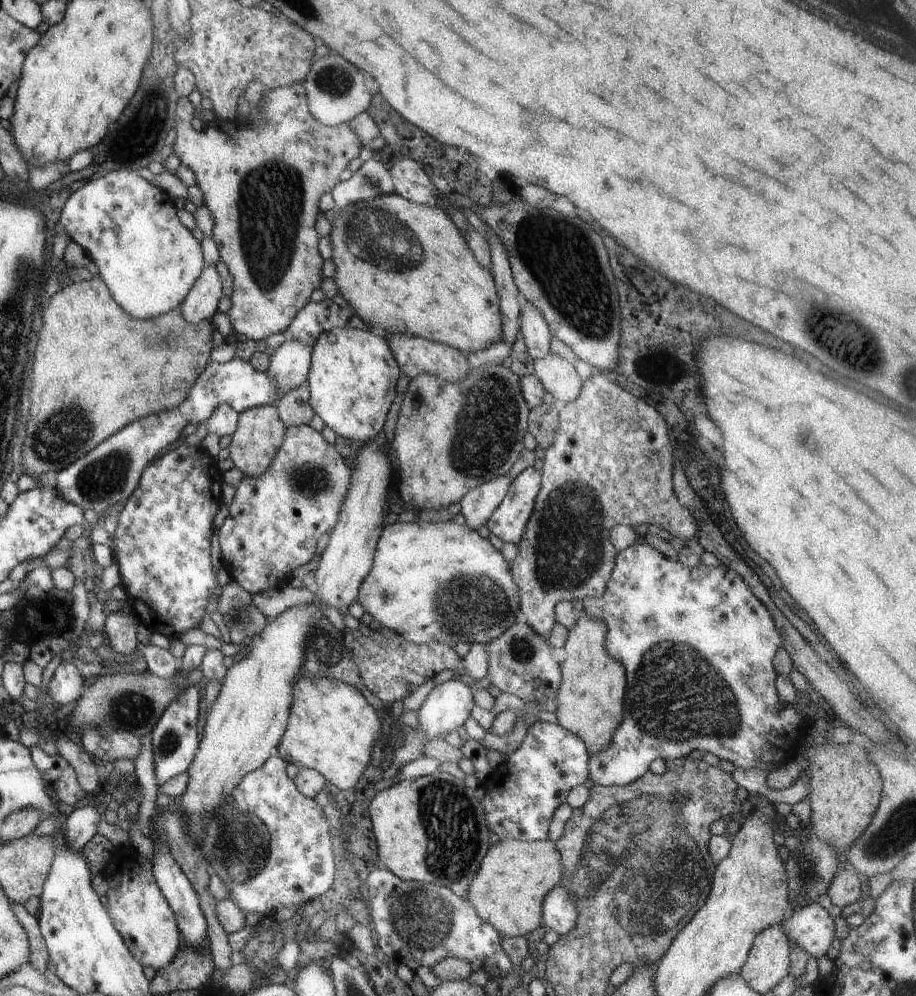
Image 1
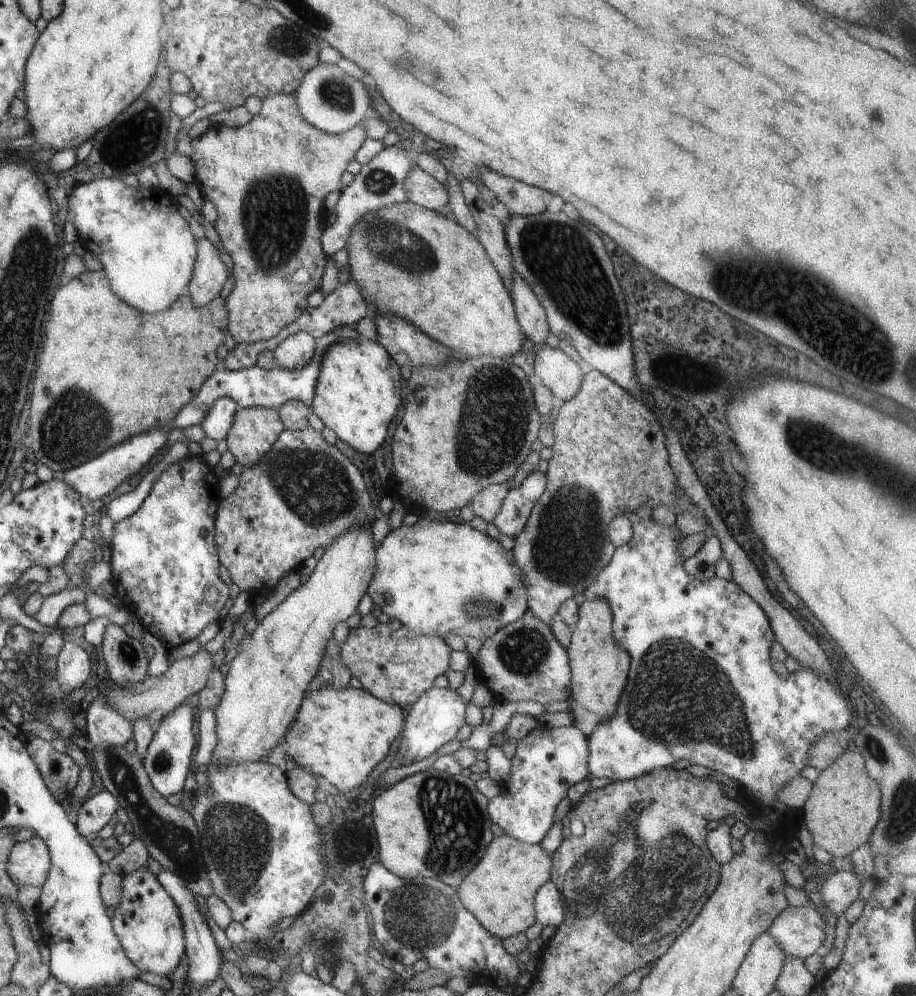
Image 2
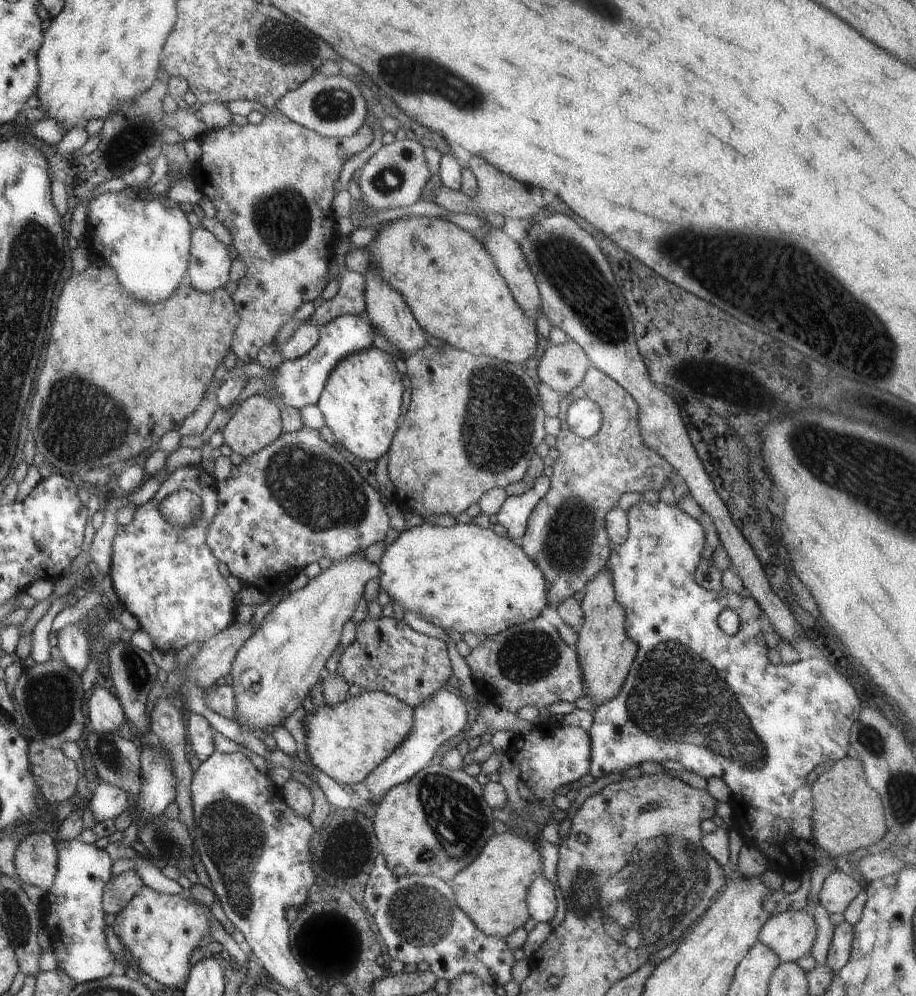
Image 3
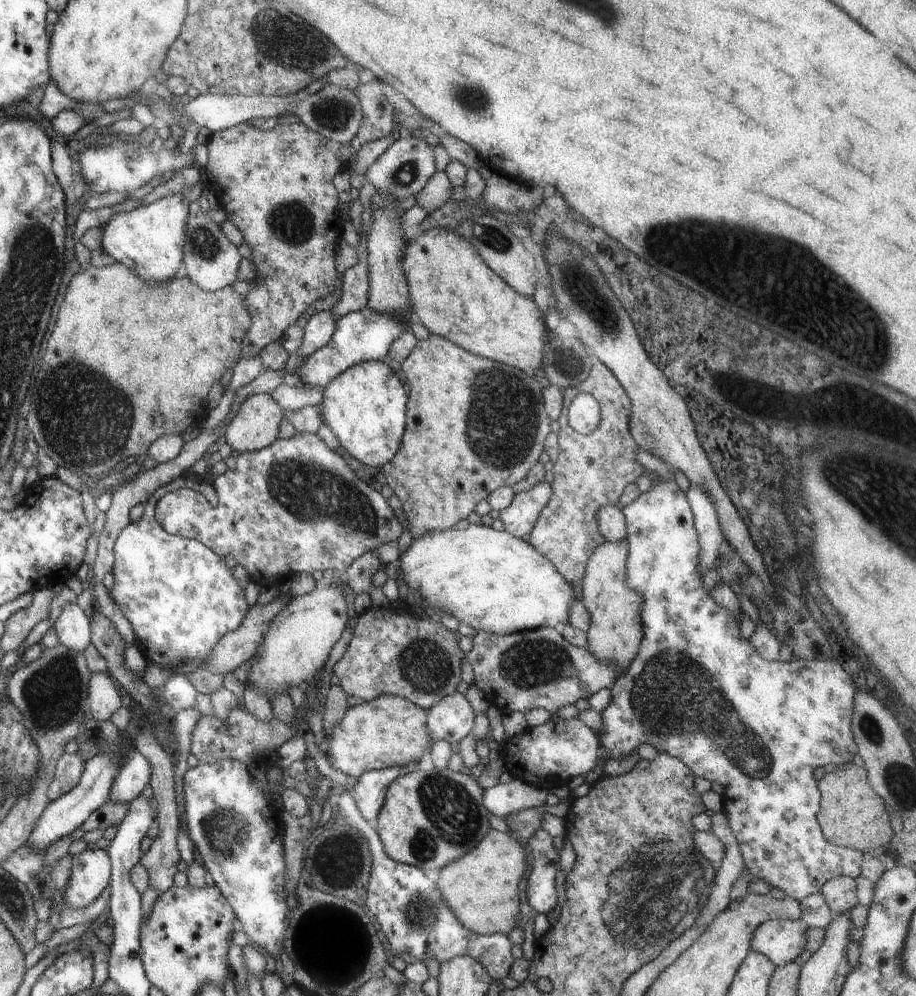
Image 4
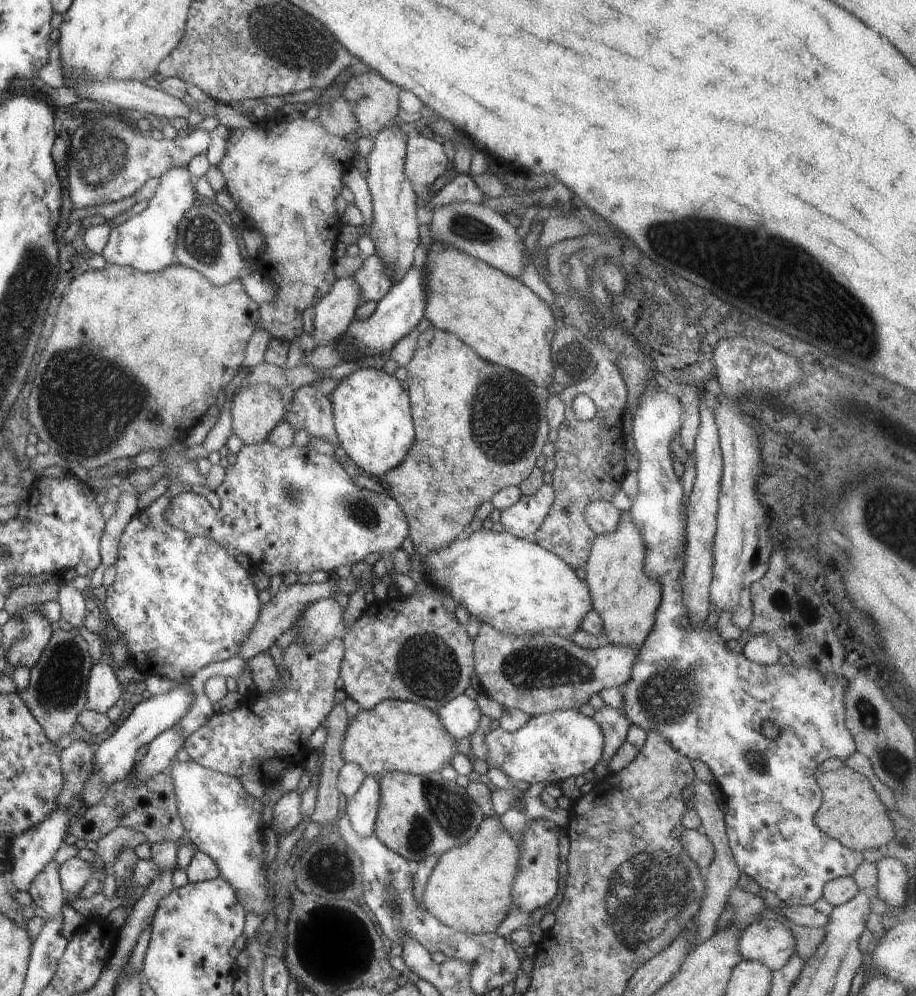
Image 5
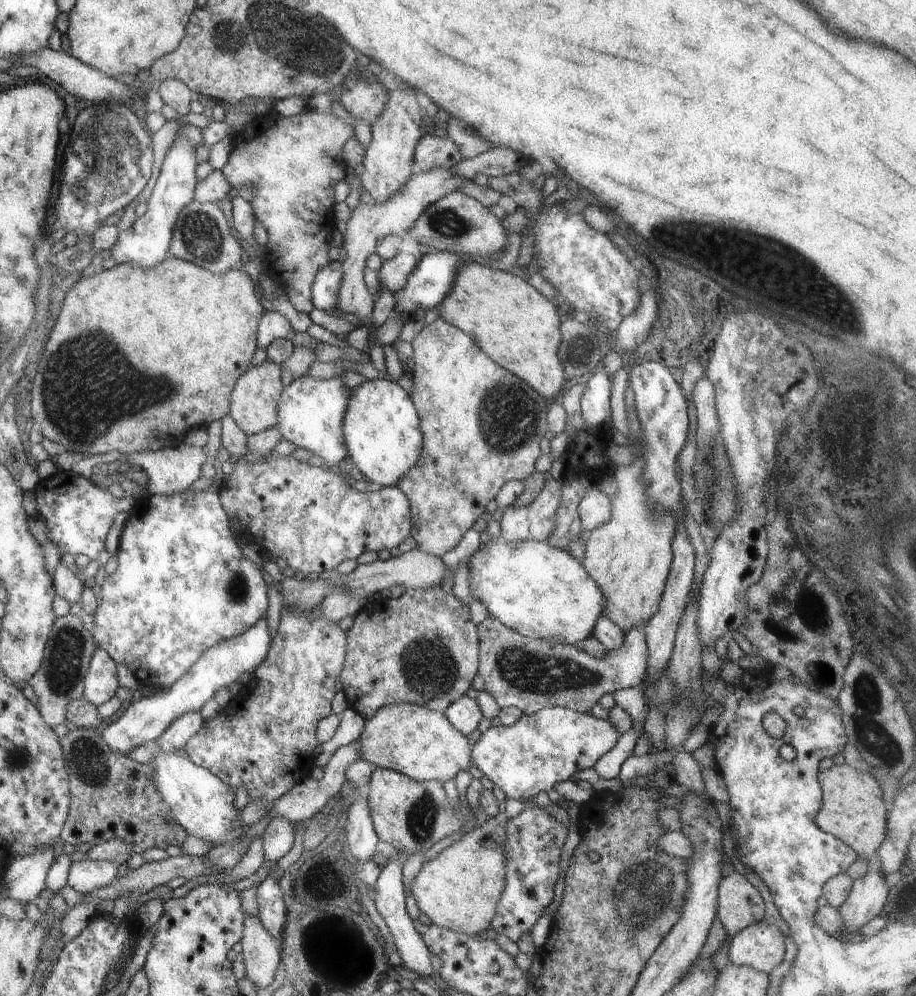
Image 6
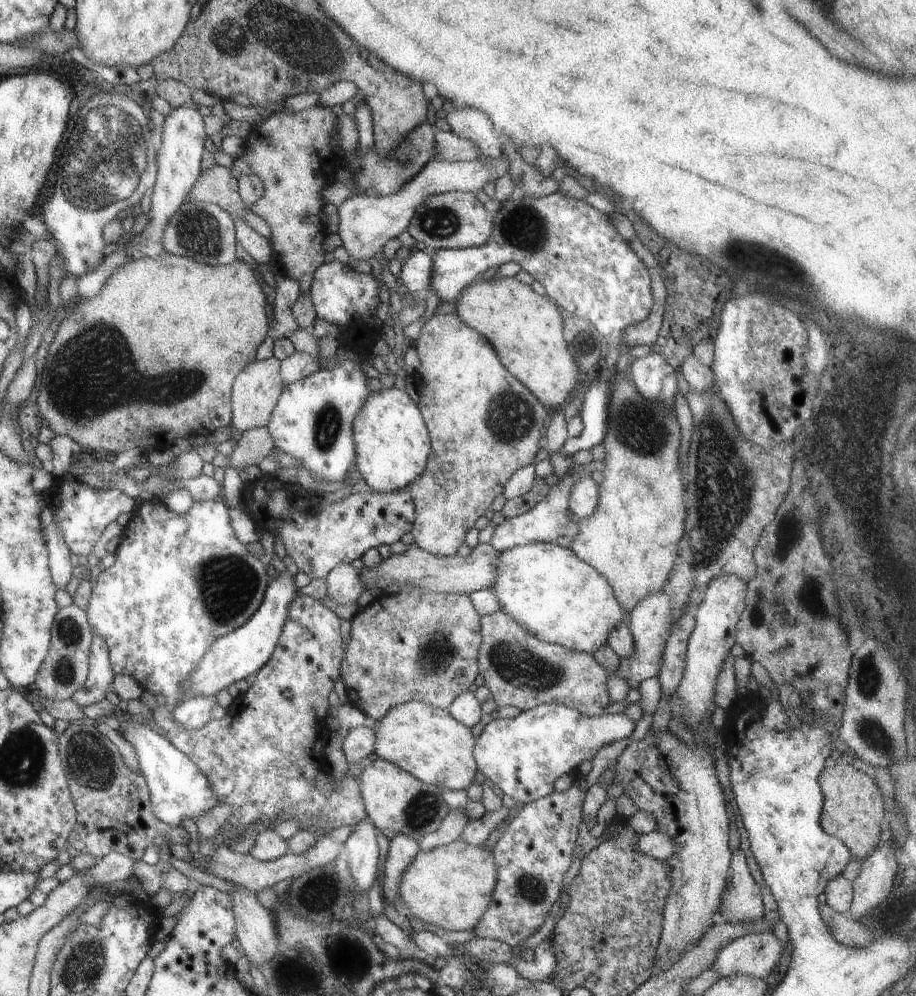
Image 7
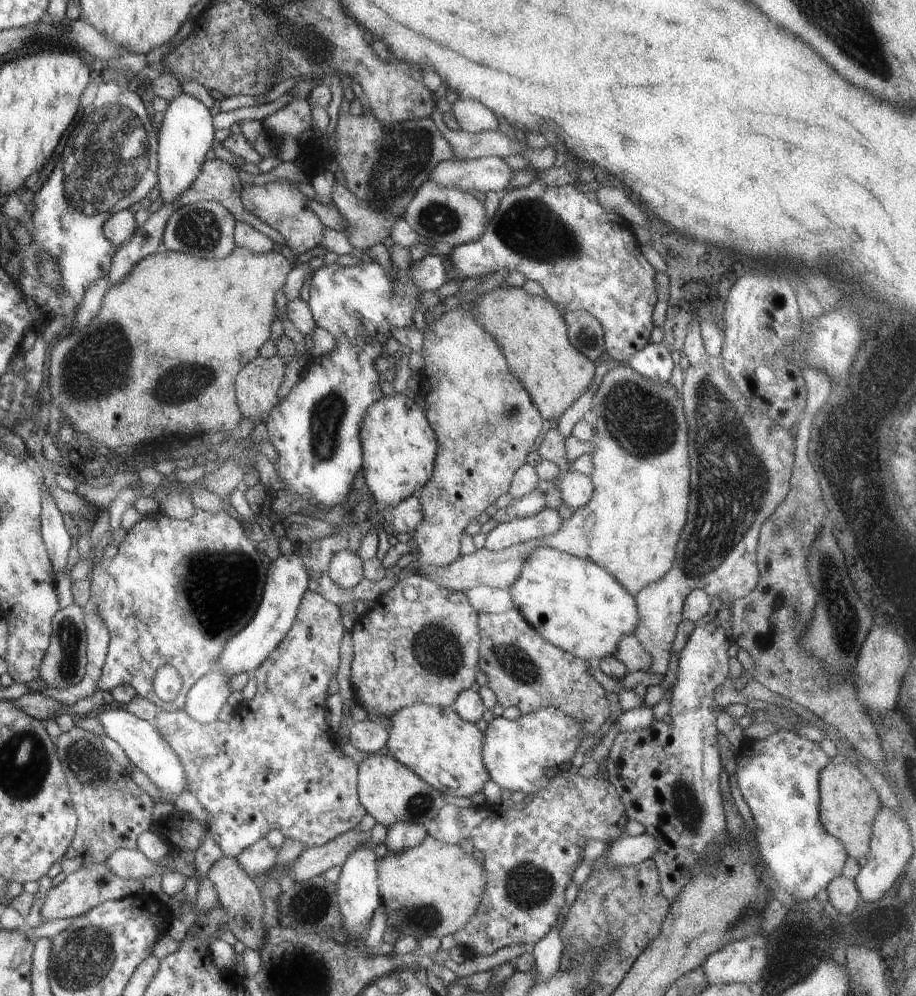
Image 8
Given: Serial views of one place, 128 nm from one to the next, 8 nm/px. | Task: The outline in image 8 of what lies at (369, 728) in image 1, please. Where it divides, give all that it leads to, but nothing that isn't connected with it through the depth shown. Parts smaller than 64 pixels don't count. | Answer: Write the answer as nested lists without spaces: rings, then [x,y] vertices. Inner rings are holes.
[[[424,703],[402,707],[391,716],[385,752],[448,798],[470,797],[480,792],[491,776],[483,765],[483,733],[475,723],[462,720],[449,707]]]

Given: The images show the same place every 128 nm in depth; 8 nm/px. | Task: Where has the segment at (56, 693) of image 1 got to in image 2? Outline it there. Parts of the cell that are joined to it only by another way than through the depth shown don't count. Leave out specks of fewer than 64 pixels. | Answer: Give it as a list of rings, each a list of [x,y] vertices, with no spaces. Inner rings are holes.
[[[64,641],[62,650],[58,654],[58,668],[55,674],[58,684],[66,692],[71,693],[80,688],[91,676],[91,658],[86,648],[84,649],[75,642]]]

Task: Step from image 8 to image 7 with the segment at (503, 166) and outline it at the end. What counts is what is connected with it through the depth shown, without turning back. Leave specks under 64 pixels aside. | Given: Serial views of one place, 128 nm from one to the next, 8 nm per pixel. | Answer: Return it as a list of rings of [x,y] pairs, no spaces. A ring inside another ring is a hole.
[[[476,159],[473,161],[430,160],[406,184],[395,193],[374,195],[366,192],[353,192],[339,207],[339,229],[337,233],[346,248],[351,261],[370,260],[380,257],[382,248],[390,238],[396,238],[406,231],[416,209],[428,197],[448,191],[466,191],[475,194],[496,178],[493,172]]]

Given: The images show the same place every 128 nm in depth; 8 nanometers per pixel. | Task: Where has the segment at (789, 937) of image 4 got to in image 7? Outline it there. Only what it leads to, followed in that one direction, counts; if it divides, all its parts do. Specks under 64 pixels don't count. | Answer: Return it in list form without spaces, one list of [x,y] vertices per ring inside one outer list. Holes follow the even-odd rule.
[[[759,929],[725,946],[713,964],[722,977],[747,974],[766,979],[782,956],[782,941],[772,932]]]

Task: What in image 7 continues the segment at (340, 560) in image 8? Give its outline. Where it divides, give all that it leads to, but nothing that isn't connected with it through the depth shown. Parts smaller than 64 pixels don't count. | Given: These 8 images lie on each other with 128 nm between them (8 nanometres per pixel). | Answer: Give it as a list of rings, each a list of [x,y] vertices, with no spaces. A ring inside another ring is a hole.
[[[350,563],[335,566],[326,576],[327,598],[338,604],[357,604],[365,589],[357,572]]]

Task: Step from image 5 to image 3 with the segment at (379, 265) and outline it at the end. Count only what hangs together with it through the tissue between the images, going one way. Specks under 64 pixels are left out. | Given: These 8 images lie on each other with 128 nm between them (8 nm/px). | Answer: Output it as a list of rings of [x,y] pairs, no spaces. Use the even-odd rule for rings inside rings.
[[[346,271],[339,285],[338,294],[331,300],[320,300],[316,305],[316,312],[302,323],[310,322],[320,328],[344,314],[360,316],[366,312],[365,276],[358,272]]]

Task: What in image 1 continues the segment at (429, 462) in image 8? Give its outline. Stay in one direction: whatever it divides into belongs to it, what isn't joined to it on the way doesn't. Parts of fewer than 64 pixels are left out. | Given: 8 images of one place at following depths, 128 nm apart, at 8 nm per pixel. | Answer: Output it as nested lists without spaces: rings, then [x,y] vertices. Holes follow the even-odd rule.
[[[332,328],[322,332],[313,344],[312,364],[306,381],[309,390],[309,404],[317,415],[338,436],[368,444],[372,438],[381,436],[387,414],[395,399],[396,384],[400,376],[400,368],[390,352],[390,346],[381,331],[351,328]]]

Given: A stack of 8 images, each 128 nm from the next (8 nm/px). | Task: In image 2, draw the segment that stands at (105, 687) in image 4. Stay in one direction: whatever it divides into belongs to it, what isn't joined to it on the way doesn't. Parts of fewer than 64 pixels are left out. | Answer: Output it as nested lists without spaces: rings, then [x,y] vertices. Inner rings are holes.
[[[100,694],[90,704],[86,719],[88,738],[94,746],[122,748],[133,739],[133,723],[116,712]]]

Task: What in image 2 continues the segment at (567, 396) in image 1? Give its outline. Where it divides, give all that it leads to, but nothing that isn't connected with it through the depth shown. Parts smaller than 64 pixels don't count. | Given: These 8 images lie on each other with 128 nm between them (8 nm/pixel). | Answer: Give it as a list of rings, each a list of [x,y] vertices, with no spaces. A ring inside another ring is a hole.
[[[542,346],[534,360],[536,381],[552,390],[558,400],[570,400],[580,390],[585,377],[580,365],[559,348]]]

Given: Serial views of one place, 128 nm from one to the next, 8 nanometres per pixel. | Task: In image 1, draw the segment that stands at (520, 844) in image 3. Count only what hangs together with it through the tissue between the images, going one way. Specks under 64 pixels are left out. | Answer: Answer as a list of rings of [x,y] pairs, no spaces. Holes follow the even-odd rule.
[[[502,840],[489,847],[465,899],[502,937],[526,936],[543,925],[542,902],[560,880],[562,858],[555,842]]]

